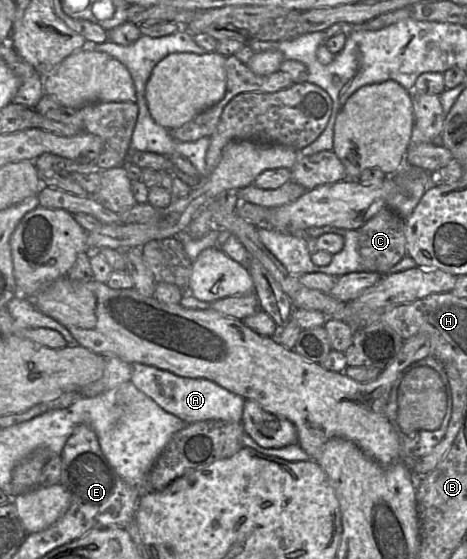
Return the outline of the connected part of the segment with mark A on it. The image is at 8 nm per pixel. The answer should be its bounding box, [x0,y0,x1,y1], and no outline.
[131,364,245,424]

